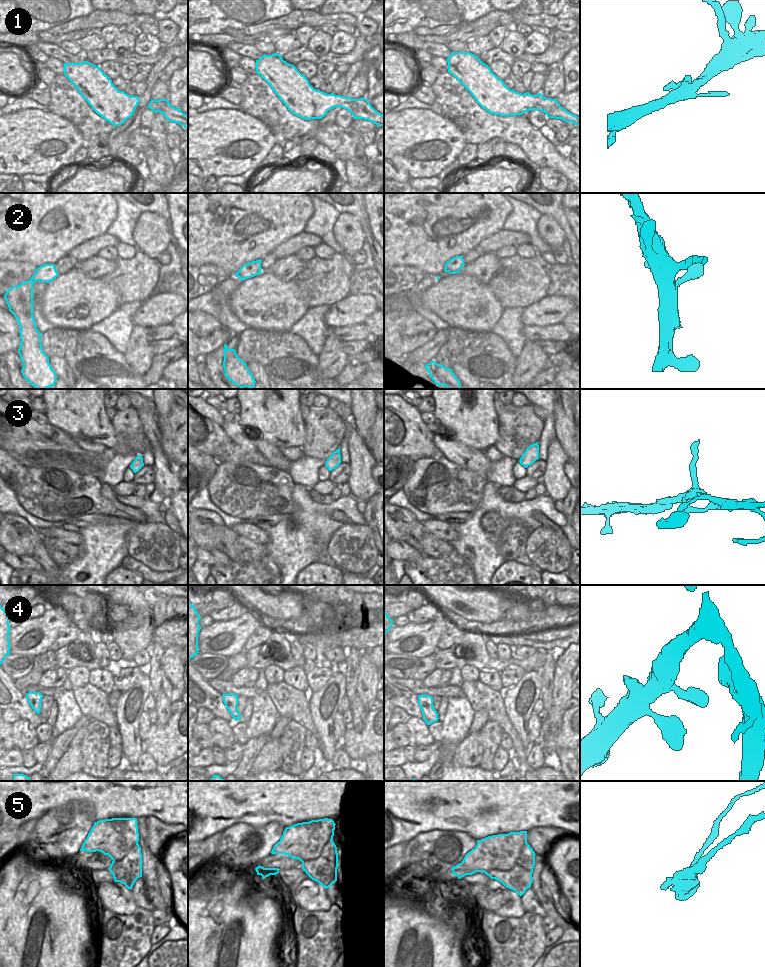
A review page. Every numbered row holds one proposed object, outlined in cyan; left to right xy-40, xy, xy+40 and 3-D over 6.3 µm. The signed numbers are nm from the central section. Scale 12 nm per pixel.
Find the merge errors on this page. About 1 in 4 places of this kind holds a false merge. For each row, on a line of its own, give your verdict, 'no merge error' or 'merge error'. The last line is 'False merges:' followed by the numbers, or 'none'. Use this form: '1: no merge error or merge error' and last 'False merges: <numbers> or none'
1: no merge error
2: no merge error
3: no merge error
4: no merge error
5: merge error
False merges: 5

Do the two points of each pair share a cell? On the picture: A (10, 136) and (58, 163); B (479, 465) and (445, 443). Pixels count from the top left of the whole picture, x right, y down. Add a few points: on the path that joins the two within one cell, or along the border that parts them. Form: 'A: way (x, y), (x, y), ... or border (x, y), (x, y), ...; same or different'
A: way (22, 143), (34, 153), (46, 159); same
B: way (471, 458), (453, 450); same

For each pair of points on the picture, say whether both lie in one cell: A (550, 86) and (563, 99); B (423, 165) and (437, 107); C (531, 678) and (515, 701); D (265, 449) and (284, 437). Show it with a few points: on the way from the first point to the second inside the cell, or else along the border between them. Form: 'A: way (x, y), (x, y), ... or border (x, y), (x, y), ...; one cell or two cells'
A: border (563, 93), (556, 99); two cells
B: border (430, 109), (451, 120), (456, 126); two cells
C: way (528, 683), (528, 689), (521, 696); one cell
D: border (253, 430), (264, 440), (279, 449); two cells

